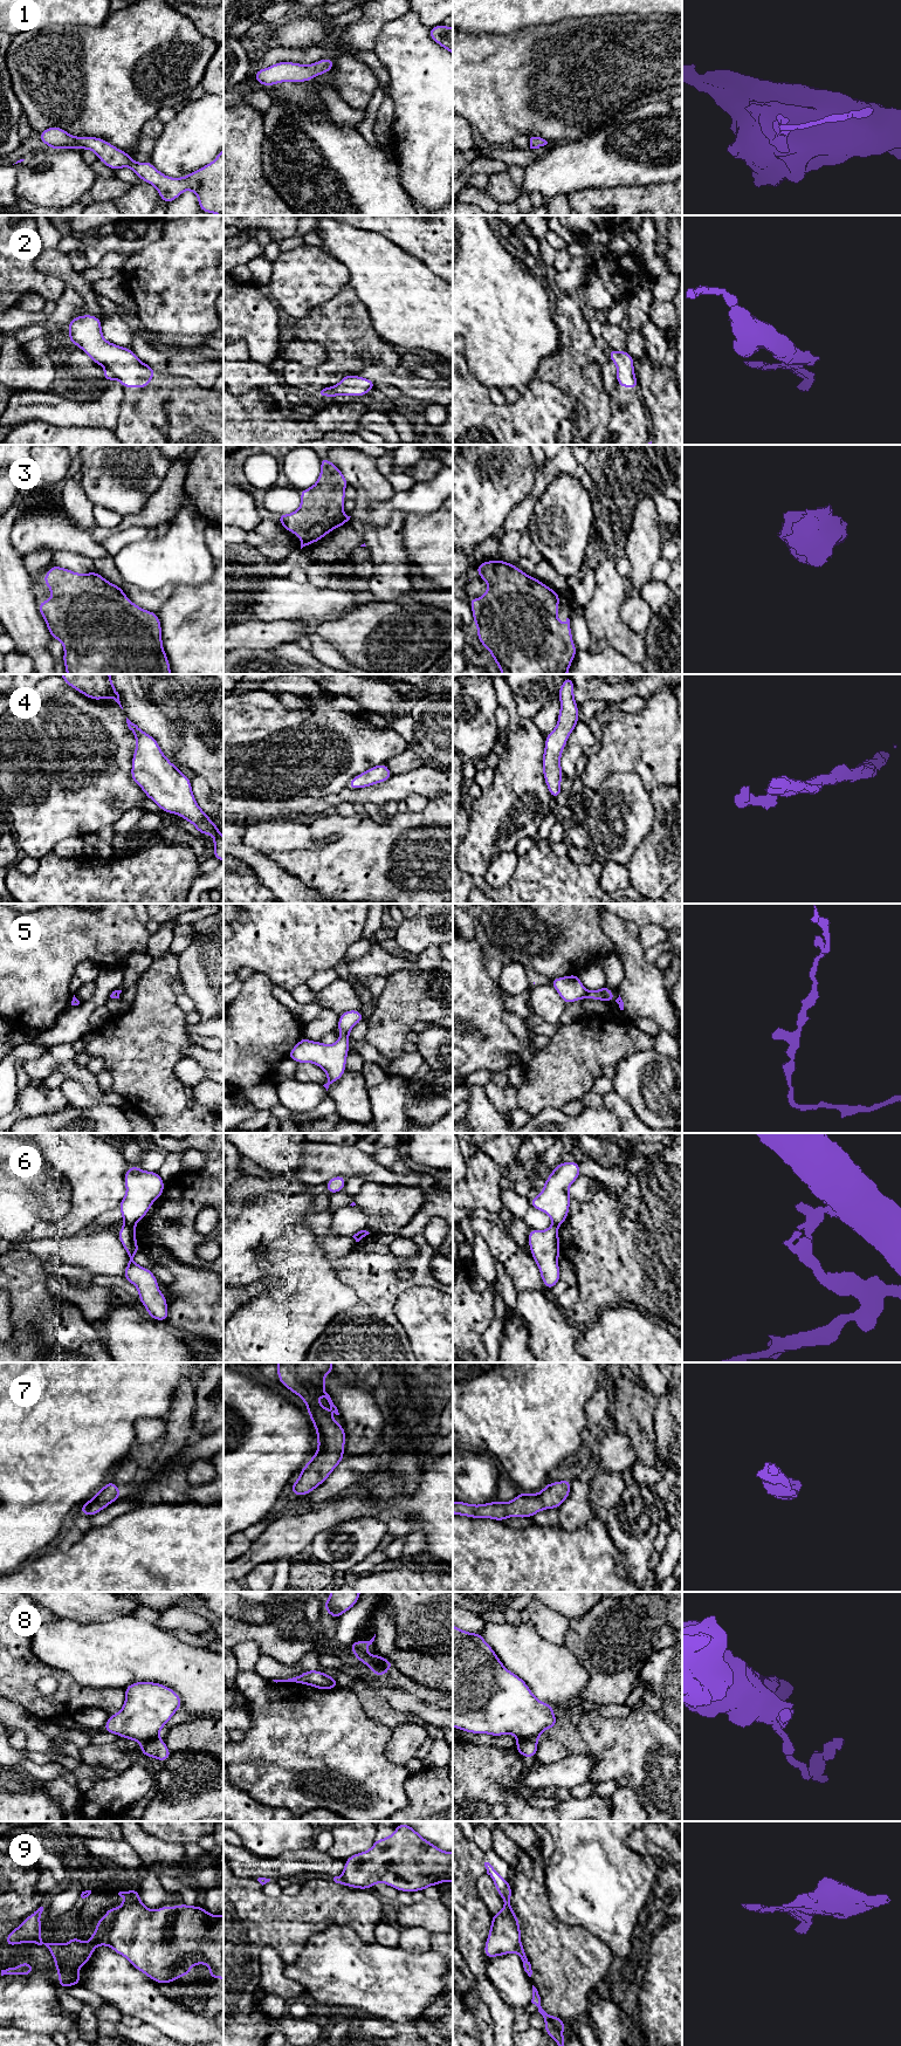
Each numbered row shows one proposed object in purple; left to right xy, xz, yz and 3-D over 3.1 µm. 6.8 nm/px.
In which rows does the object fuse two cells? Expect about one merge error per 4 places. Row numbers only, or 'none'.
6, 8

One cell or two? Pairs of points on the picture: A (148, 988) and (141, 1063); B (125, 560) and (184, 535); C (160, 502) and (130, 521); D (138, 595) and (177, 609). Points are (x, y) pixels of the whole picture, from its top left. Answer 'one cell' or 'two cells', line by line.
A: one cell
B: one cell
C: one cell
D: two cells

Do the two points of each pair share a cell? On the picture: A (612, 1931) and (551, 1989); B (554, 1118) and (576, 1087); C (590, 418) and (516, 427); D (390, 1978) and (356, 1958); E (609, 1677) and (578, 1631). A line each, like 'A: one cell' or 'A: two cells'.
A: two cells
B: two cells
C: two cells
D: one cell
E: one cell

